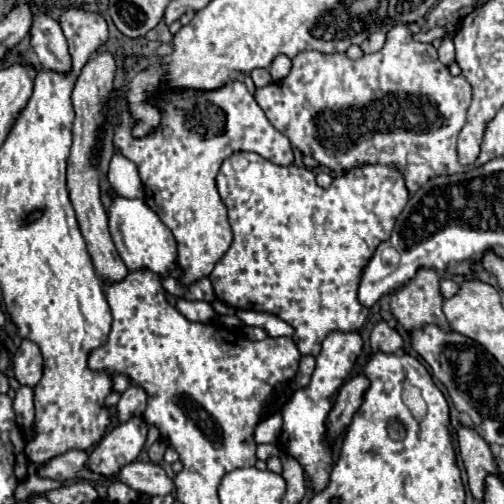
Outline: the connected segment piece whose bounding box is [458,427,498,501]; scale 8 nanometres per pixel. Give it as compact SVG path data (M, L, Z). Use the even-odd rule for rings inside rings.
M466 427L458 429L458 443L460 443L462 461L468 473L470 491L478 501L482 501L486 473L498 473L490 445L484 441L484 437L478 431L472 431Z

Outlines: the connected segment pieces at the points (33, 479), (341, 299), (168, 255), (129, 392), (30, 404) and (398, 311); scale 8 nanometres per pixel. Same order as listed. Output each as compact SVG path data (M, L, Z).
M28 475L14 491L14 499L16 501L26 501L32 493L44 493L50 489L58 489L60 483L52 481L52 479L42 479L38 475Z
M258 153L238 155L248 161L242 171L236 171L232 167L234 157L228 157L216 175L216 187L228 209L234 233L228 251L210 273L216 299L232 309L266 311L280 317L294 327L296 333L292 339L300 353L316 357L328 333L358 331L366 321L368 309L356 297L360 275L378 243L390 237L396 217L408 203L404 177L396 167L364 165L336 177L328 189L322 189L316 185L314 173L306 167L274 165Z
M114 197L108 209L110 235L114 239L116 251L128 269L148 269L158 275L168 275L176 265L176 241L160 217L144 203L144 199L124 199Z
M130 385L122 393L122 397L116 405L116 419L120 423L126 423L132 417L142 417L144 409L146 409L146 391L142 387Z
M20 387L16 391L14 403L12 403L14 411L16 411L16 423L22 429L28 429L34 421L34 393L30 387Z
M422 267L406 285L390 293L390 311L406 331L430 323L440 325L446 331L450 329L442 313L444 299L438 291L438 281L440 277L434 269Z

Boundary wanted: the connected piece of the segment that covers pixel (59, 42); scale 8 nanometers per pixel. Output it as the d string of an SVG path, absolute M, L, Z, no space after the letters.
M34 7L32 13L34 13L34 23L30 29L30 37L32 37L32 47L42 63L42 69L56 73L72 71L72 57L68 53L68 43L64 39L60 25L48 15L44 15L38 7Z

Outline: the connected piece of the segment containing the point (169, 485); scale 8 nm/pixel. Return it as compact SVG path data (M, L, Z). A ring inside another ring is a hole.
M134 461L120 469L118 477L128 483L138 493L148 495L168 495L174 491L172 479L166 475L166 471L150 461Z

